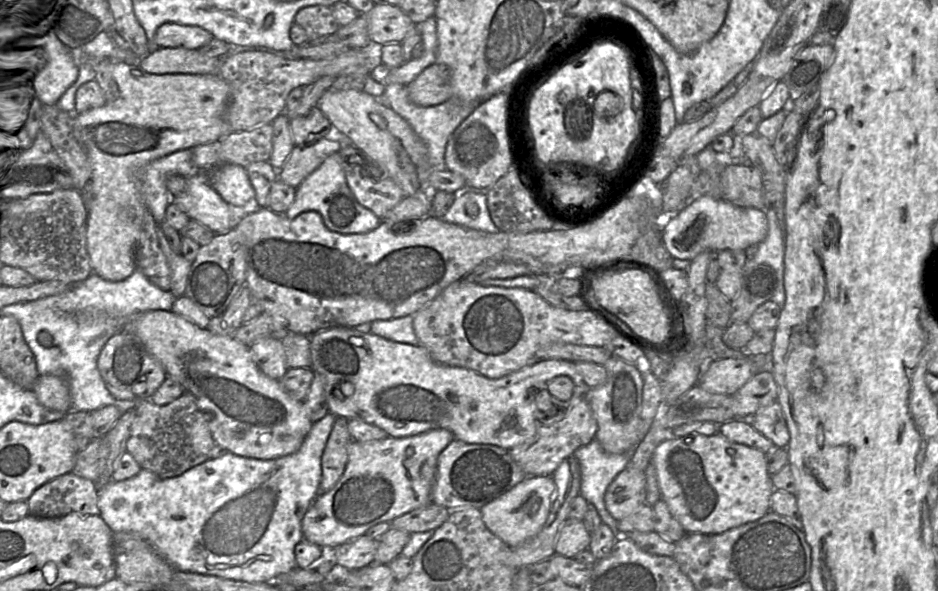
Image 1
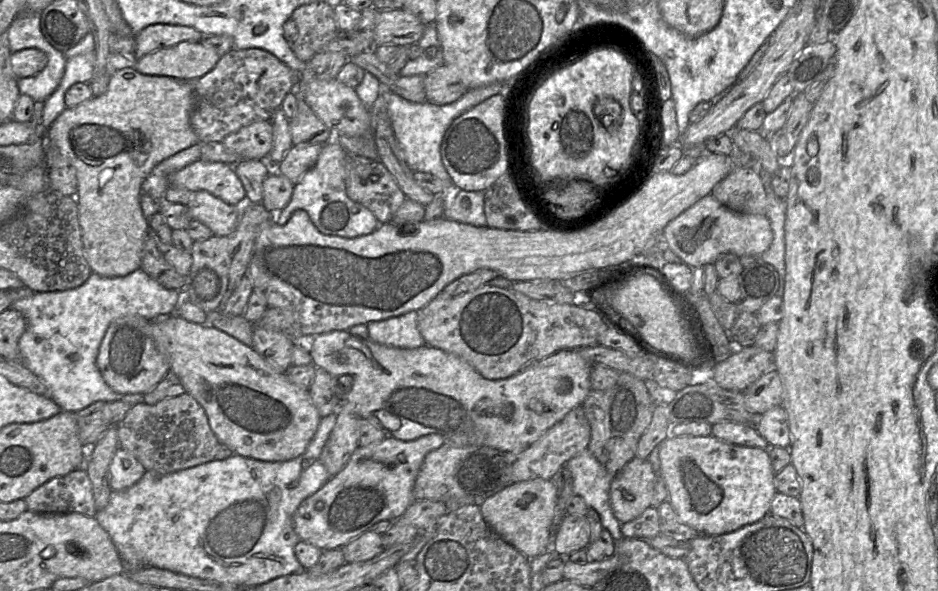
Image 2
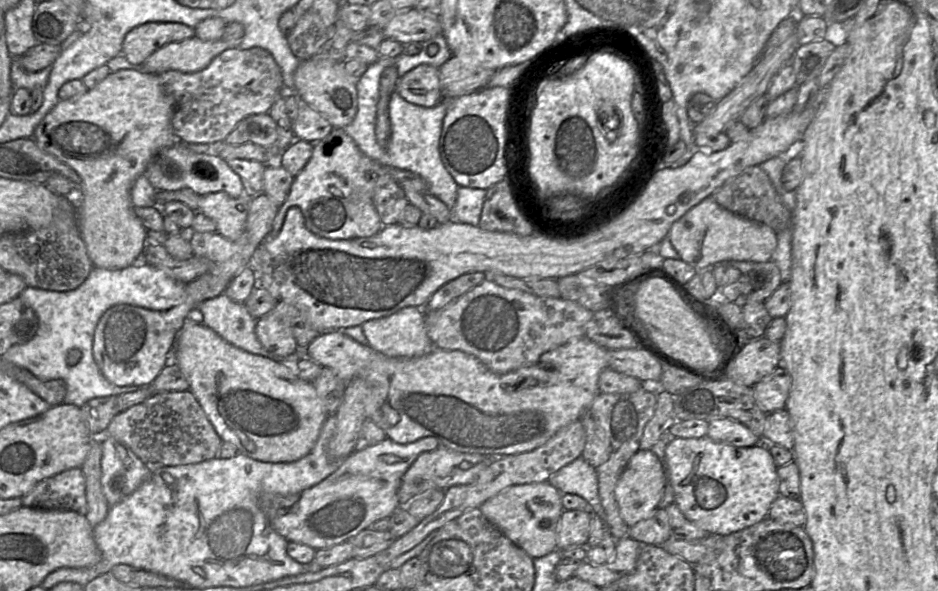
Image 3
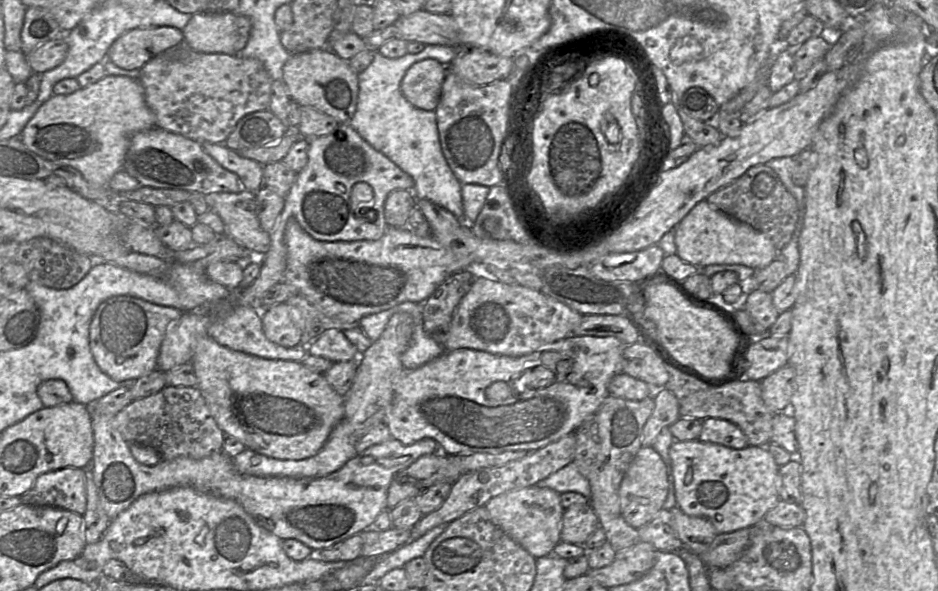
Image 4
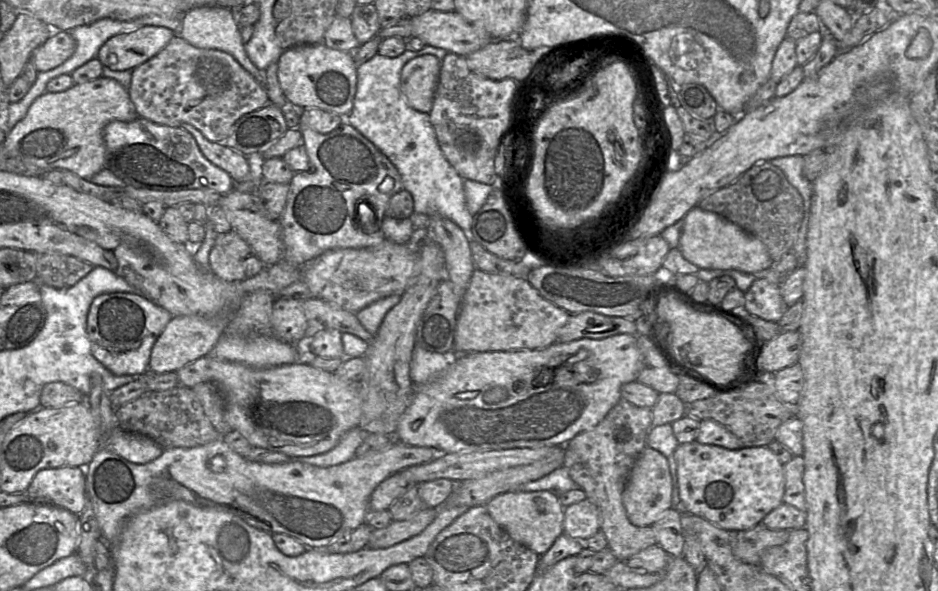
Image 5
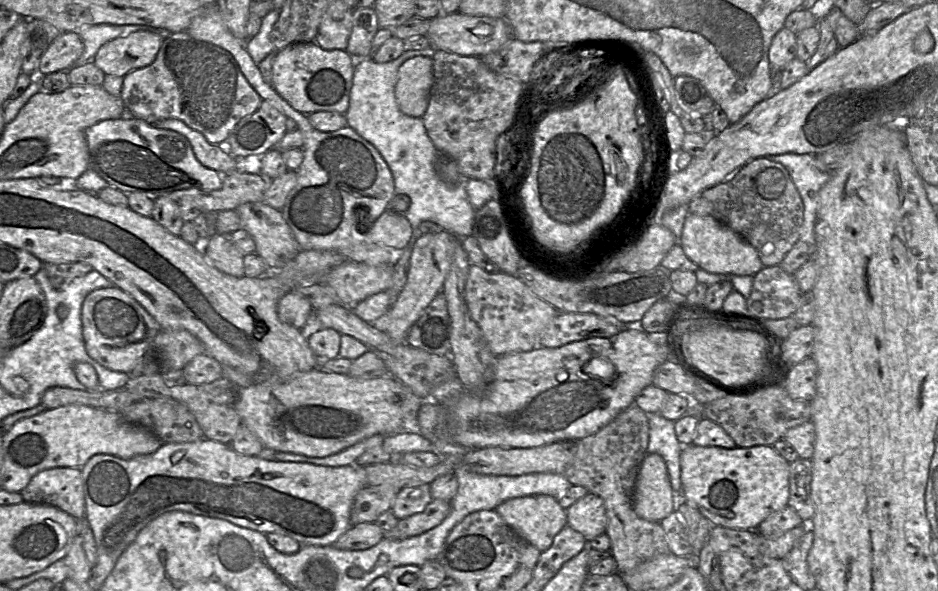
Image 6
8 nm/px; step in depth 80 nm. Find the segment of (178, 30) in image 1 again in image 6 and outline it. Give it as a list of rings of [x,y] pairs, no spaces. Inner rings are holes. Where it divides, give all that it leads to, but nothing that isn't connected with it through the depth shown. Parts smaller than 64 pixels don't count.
[[[146,30],[131,32],[102,45],[92,62],[105,75],[124,77],[133,70],[151,64],[163,39],[162,36]]]

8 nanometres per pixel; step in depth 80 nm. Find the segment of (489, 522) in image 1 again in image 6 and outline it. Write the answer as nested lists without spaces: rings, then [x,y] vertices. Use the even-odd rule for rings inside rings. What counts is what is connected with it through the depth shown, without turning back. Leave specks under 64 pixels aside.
[[[549,495],[511,498],[494,510],[508,526],[540,552],[548,549],[555,535],[567,525],[566,509]]]

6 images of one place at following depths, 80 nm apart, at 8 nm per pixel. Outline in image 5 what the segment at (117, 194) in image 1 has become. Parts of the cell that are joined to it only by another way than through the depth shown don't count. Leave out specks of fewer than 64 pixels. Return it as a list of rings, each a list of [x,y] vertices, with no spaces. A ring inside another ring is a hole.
[[[107,77],[74,84],[66,91],[44,93],[38,97],[20,120],[7,134],[3,144],[7,150],[22,159],[26,164],[34,165],[44,171],[68,170],[82,179],[90,179],[105,169],[104,128],[114,121],[131,122],[138,118],[129,92],[119,82]]]

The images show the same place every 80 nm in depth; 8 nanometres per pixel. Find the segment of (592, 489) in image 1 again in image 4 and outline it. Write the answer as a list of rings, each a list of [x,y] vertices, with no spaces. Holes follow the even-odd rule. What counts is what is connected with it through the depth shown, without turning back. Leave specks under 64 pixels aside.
[[[573,462],[554,472],[546,479],[537,482],[535,485],[553,489],[559,494],[577,492],[588,500],[591,495],[589,481],[578,471],[577,466]]]

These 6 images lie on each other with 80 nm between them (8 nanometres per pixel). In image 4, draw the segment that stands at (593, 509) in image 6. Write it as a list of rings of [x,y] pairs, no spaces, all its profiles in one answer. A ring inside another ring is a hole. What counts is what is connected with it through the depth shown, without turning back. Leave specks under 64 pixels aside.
[[[589,503],[573,504],[564,510],[560,541],[584,546],[598,526],[598,517]]]

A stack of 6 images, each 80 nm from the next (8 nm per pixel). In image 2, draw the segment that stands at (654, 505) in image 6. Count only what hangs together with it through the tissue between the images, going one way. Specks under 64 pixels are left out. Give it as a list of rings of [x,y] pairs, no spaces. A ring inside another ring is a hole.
[[[634,457],[614,476],[610,486],[610,505],[617,520],[624,524],[639,517],[648,507],[654,494],[656,475],[648,459]]]

